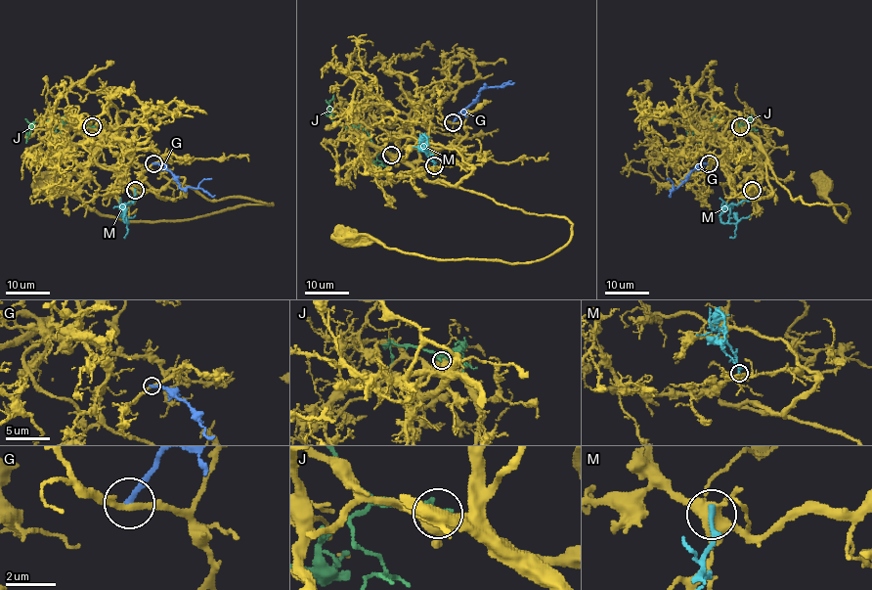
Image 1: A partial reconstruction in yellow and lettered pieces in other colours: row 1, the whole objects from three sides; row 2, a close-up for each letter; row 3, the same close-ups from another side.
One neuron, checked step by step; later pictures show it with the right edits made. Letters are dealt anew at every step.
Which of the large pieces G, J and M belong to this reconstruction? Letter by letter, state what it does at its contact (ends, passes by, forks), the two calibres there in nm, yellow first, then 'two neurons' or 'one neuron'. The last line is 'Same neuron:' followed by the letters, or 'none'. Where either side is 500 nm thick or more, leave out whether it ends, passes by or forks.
G: it ends there; 200 nm thick on the yellow side, 240 nm on the other; two neurons
J: it ends there; 440 nm thick on the yellow side, 260 nm on the other; two neurons
M: it ends there; 480 nm thick on the yellow side, 200 nm on the other; two neurons
Same neuron: none

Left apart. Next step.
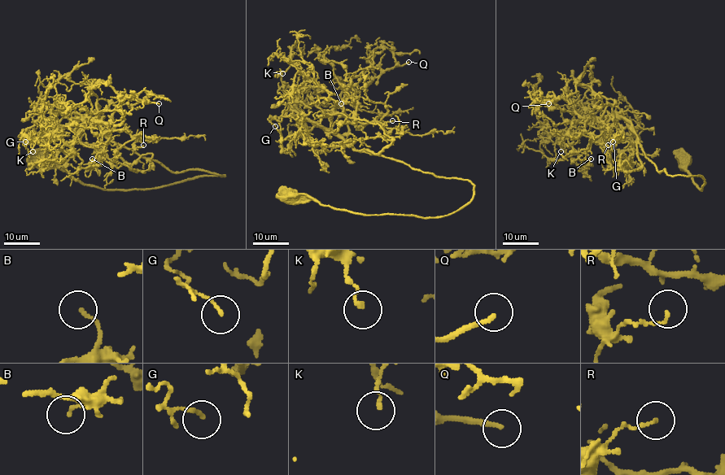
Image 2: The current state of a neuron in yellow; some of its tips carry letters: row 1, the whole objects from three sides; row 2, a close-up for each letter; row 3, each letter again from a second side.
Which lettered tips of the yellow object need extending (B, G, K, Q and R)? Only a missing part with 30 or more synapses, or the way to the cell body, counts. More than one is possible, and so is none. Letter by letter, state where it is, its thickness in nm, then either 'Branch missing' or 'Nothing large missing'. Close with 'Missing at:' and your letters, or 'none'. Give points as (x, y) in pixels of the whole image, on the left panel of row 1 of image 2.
B: Place: (92, 159). Thickness 140 nm. Nothing large missing
G: Place: (25, 141). Thickness 120 nm. Nothing large missing
K: Place: (32, 151). Thickness 130 nm. Nothing large missing
Q: Place: (159, 103). Thickness 180 nm. Branch missing
R: Place: (143, 145). Thickness 120 nm. Nothing large missing
Missing at: Q

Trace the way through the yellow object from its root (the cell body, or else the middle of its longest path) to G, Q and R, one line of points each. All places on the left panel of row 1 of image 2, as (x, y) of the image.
G: (41, 159), (110, 189), (224, 176), (172, 172), (89, 118), (40, 118), (19, 135), (25, 141)
Q: (41, 159), (110, 189), (224, 176), (172, 172), (85, 115), (99, 107), (90, 85), (101, 81), (159, 103)
R: (41, 159), (110, 189), (224, 176), (172, 172), (83, 117), (143, 145)

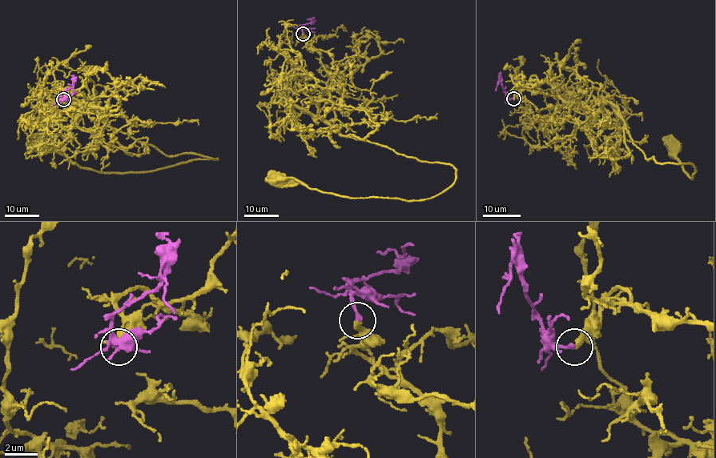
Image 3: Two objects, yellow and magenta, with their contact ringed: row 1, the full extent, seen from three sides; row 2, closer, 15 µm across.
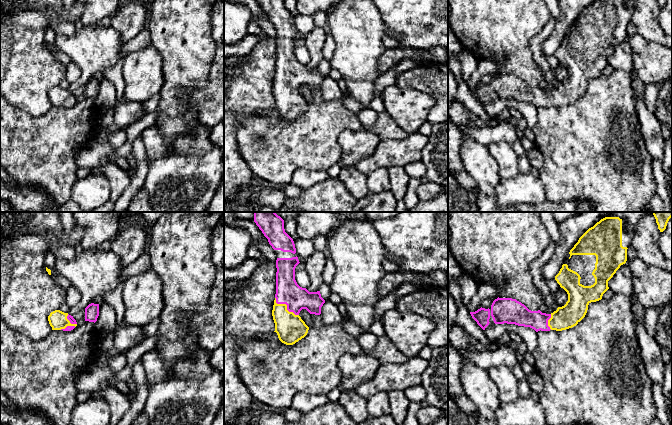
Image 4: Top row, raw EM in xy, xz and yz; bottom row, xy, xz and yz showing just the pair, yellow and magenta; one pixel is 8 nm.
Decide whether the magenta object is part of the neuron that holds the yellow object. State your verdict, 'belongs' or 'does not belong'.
belongs

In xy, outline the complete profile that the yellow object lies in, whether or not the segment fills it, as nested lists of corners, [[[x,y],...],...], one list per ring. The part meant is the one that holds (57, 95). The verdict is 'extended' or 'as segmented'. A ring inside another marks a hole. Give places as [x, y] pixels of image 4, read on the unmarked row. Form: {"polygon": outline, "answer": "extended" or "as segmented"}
{"polygon": [[[55,86],[48,92],[48,97],[52,106],[71,107],[77,102],[76,96],[68,89]]], "answer": "extended"}

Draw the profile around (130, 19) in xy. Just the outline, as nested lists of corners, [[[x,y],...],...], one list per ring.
[[[128,2],[118,8],[111,18],[111,27],[119,34],[122,43],[126,43],[147,27],[149,12],[138,2]]]

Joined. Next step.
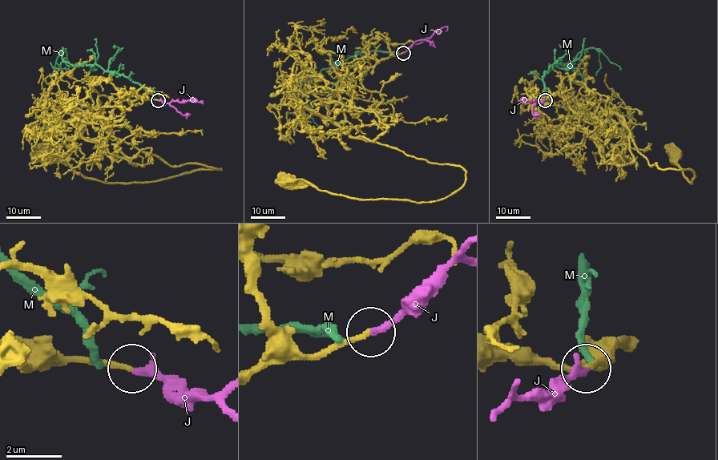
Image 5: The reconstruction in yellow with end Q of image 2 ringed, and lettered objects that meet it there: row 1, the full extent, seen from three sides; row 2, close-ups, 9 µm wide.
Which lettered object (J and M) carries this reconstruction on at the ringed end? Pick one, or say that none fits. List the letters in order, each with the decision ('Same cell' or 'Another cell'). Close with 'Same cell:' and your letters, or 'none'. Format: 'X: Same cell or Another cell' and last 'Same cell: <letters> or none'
J: Same cell
M: Another cell
Same cell: J

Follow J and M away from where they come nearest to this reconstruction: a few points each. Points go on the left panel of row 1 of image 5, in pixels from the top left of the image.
J: (158, 100), (203, 103), (201, 101)
M: (155, 99), (139, 84), (117, 73), (95, 65), (66, 62), (62, 48), (74, 70)

